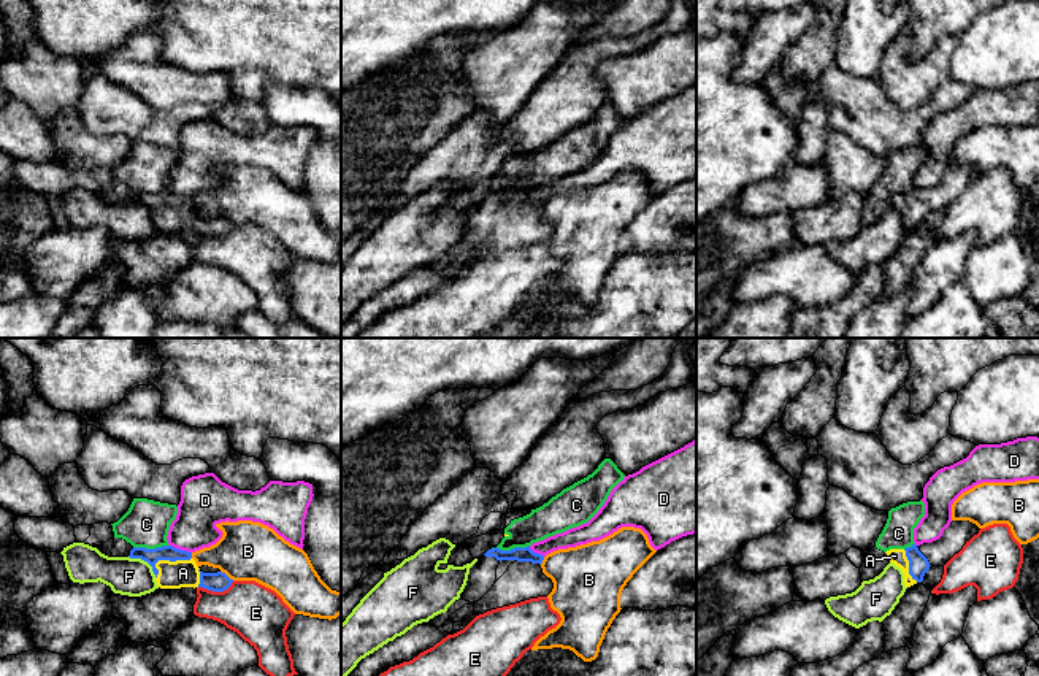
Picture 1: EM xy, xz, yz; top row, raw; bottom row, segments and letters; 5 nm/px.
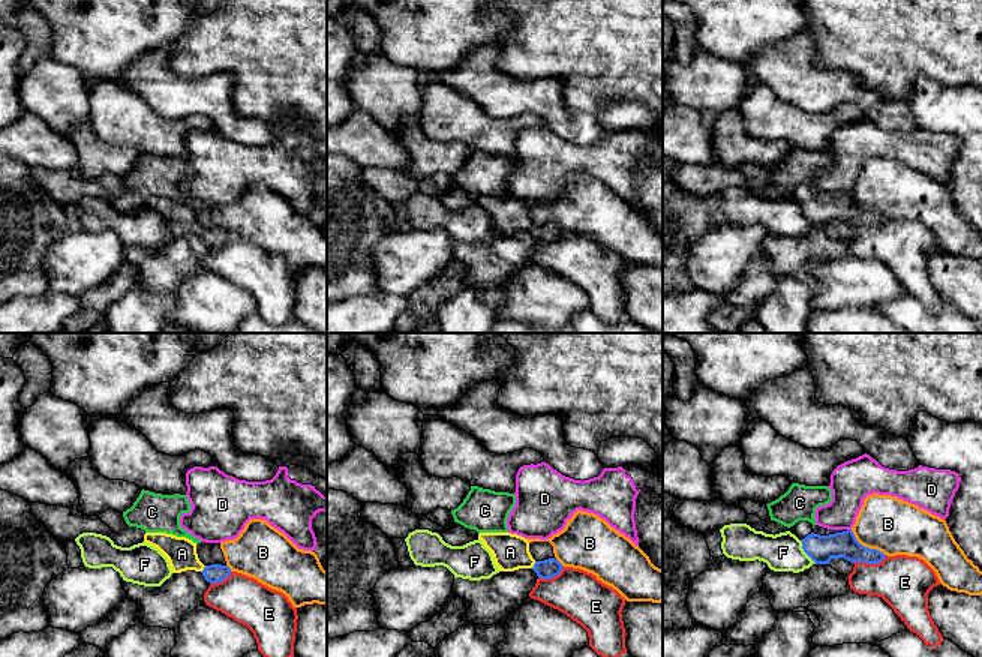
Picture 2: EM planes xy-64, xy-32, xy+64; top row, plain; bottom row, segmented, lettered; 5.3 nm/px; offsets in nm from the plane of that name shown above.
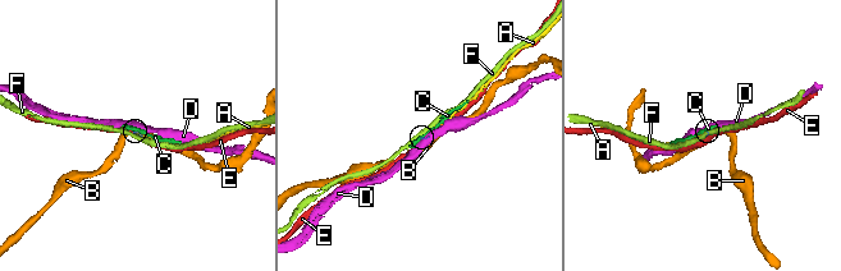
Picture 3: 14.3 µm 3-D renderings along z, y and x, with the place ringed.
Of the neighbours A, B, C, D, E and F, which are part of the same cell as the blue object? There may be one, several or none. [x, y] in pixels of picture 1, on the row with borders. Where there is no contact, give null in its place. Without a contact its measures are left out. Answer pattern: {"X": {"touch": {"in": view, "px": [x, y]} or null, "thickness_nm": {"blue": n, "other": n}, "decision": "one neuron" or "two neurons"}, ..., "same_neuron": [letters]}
{"A": {"touch": {"in": "xy", "px": [165, 559]}, "thickness_nm": {"blue": 80, "other": 140}, "decision": "one neuron"}, "B": {"touch": {"in": "xy", "px": [226, 575]}, "thickness_nm": {"blue": 100, "other": 300}, "decision": "two neurons"}, "C": {"touch": {"in": "xy", "px": [151, 549]}, "thickness_nm": {"blue": 80, "other": 240}, "decision": "two neurons"}, "D": {"touch": {"in": "xy", "px": [180, 549]}, "thickness_nm": {"blue": 80, "other": 220}, "decision": "two neurons"}, "E": {"touch": {"in": "xy", "px": [216, 591]}, "thickness_nm": {"blue": 100, "other": 280}, "decision": "two neurons"}, "F": {"touch": {"in": "xy", "px": [145, 560]}, "thickness_nm": {"blue": 80, "other": 190}, "decision": "two neurons"}, "same_neuron": ["A"]}

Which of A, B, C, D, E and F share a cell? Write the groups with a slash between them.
A / B / C / D / E / F

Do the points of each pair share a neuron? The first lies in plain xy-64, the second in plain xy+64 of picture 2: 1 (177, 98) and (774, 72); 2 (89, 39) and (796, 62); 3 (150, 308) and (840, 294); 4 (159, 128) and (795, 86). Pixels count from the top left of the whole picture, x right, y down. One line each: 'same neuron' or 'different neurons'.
1: same neuron
2: different neurons
3: different neurons
4: different neurons

